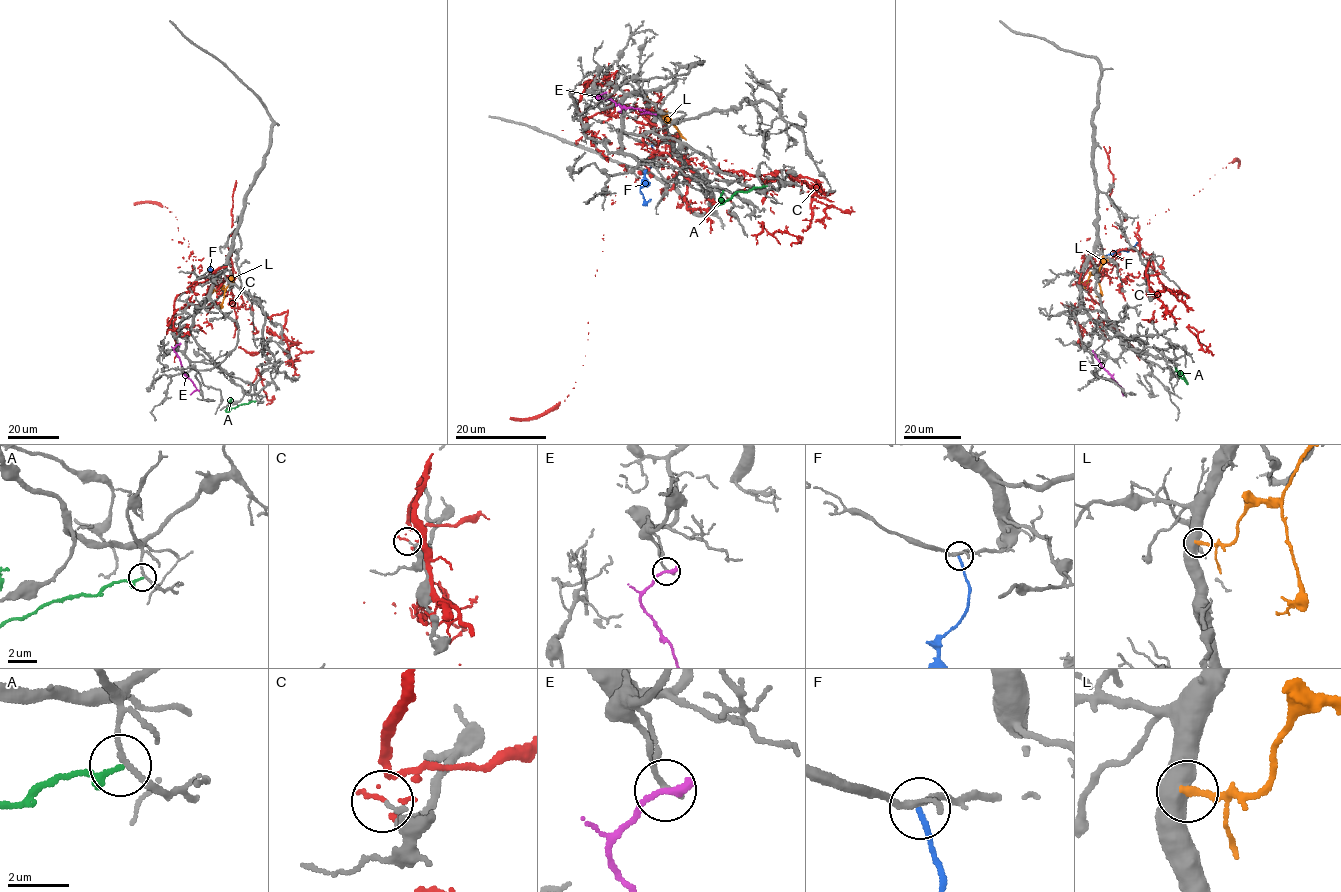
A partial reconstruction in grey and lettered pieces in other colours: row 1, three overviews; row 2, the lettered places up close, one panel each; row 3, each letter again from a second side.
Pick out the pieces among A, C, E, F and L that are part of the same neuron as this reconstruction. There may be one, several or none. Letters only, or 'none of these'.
none of these

